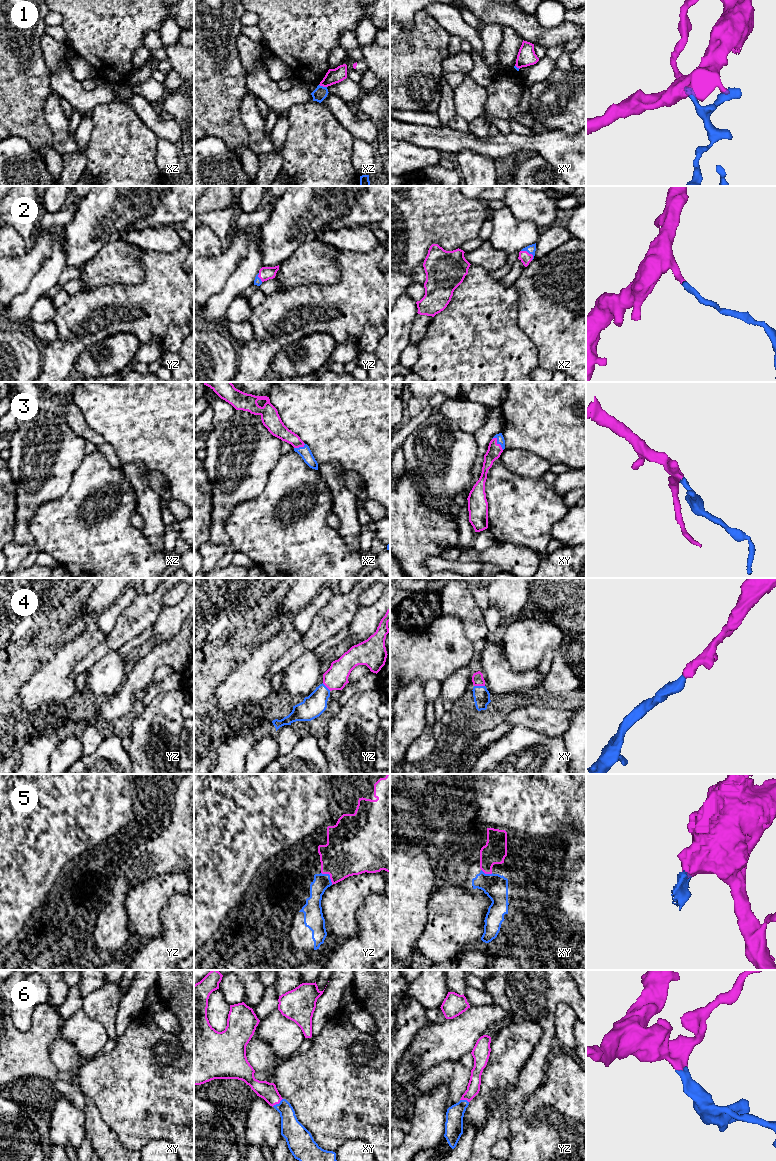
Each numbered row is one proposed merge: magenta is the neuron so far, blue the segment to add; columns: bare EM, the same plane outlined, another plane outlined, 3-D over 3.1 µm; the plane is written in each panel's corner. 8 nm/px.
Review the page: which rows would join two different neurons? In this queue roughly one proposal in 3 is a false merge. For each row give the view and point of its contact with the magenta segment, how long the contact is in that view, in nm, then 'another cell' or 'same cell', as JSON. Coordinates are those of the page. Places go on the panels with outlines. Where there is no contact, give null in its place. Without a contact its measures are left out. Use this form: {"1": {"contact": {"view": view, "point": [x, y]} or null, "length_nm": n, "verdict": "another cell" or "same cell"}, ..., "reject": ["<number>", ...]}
{"1": {"contact": {"view": "xz", "point": [323, 86]}, "length_nm": 70, "verdict": "another cell"}, "2": {"contact": {"view": "xz", "point": [527, 252]}, "length_nm": 120, "verdict": "same cell"}, "3": {"contact": {"view": "xy", "point": [498, 444]}, "length_nm": 130, "verdict": "same cell"}, "4": {"contact": {"view": "xy", "point": [479, 685]}, "length_nm": 90, "verdict": "same cell"}, "5": {"contact": {"view": "yz", "point": [330, 876]}, "length_nm": 140, "verdict": "same cell"}, "6": {"contact": {"view": "xy", "point": [277, 1103]}, "length_nm": 110, "verdict": "same cell"}, "reject": ["1"]}

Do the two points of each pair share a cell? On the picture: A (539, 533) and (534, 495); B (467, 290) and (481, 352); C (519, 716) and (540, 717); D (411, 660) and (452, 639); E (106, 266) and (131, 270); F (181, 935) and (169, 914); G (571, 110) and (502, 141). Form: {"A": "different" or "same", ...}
{"A": "same", "B": "same", "C": "same", "D": "same", "E": "same", "F": "same", "G": "different"}

